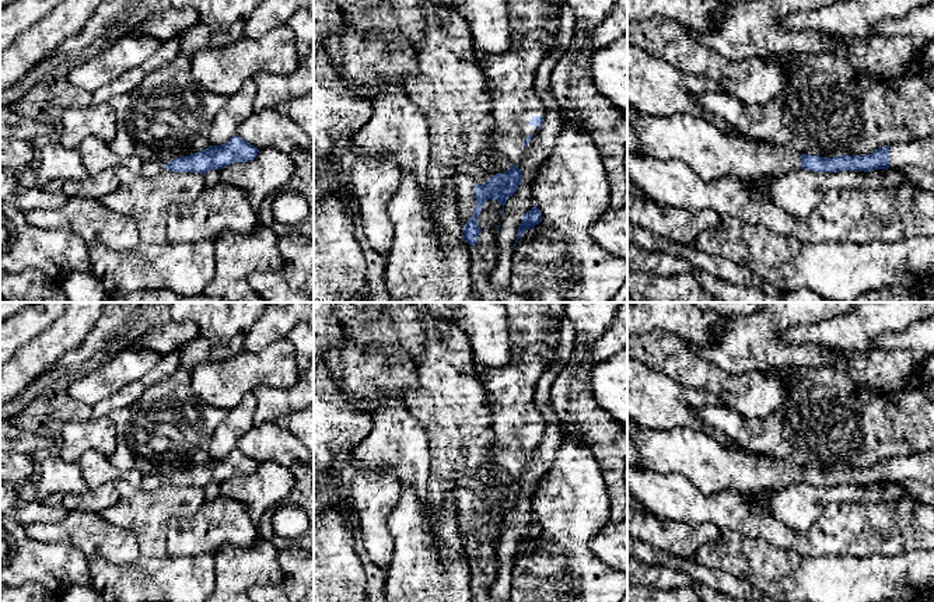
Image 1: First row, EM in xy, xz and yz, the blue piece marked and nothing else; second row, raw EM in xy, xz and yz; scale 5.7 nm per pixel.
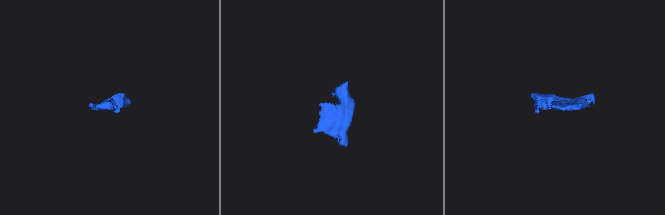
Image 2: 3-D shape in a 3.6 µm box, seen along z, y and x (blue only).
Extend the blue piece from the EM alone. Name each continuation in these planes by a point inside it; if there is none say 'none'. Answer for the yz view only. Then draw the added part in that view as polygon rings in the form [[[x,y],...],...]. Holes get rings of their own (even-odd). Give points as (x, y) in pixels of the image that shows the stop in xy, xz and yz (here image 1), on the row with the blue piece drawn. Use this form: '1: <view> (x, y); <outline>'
1: yz (710, 153); [[[627,104],[627,123],[633,126],[643,154],[661,161],[681,161],[706,182],[730,175],[741,181],[762,176],[777,178],[801,169],[800,153],[745,136],[725,133],[703,118],[692,118],[685,113],[668,118],[655,116]]]
2: yz (920, 153); [[[934,136],[907,143],[891,144],[889,160],[891,164],[888,169],[916,165],[930,174],[934,174]]]

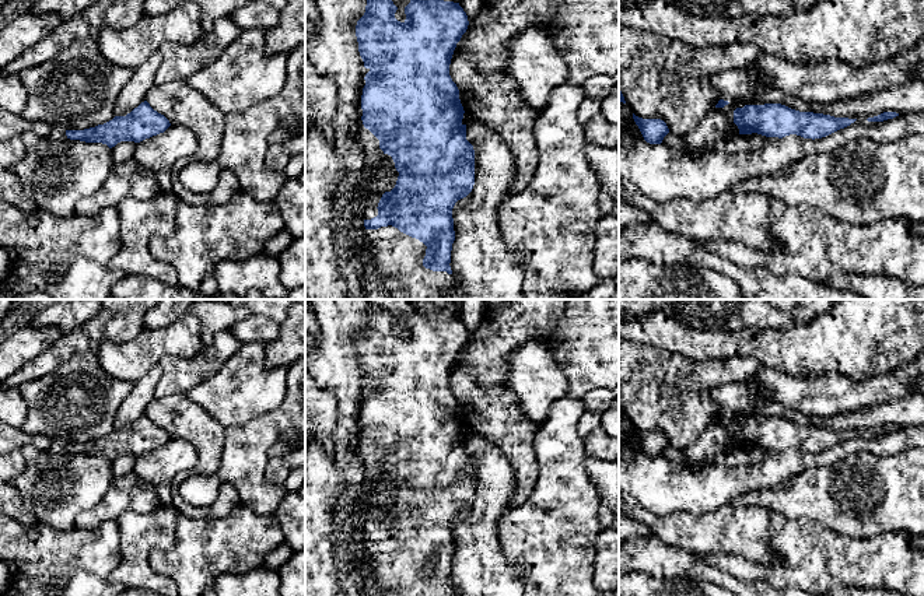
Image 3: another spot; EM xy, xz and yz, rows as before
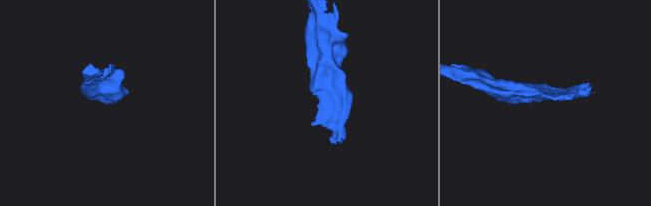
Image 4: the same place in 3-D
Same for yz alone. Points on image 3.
none

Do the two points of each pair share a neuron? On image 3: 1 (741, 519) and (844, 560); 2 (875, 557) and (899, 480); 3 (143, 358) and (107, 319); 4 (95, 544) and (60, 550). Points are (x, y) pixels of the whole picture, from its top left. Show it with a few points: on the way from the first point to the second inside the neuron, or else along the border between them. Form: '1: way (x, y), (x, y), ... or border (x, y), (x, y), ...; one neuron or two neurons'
1: border (770, 512), (769, 547), (781, 561); two neurons
2: border (909, 533), (885, 532), (870, 537), (850, 537); two neurons
3: border (144, 328), (128, 340), (102, 340), (97, 346); two neurons
4: way (87, 547), (69, 547); one neuron

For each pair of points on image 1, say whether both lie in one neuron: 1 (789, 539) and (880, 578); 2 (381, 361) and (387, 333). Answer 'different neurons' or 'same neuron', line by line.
1: different neurons
2: different neurons

